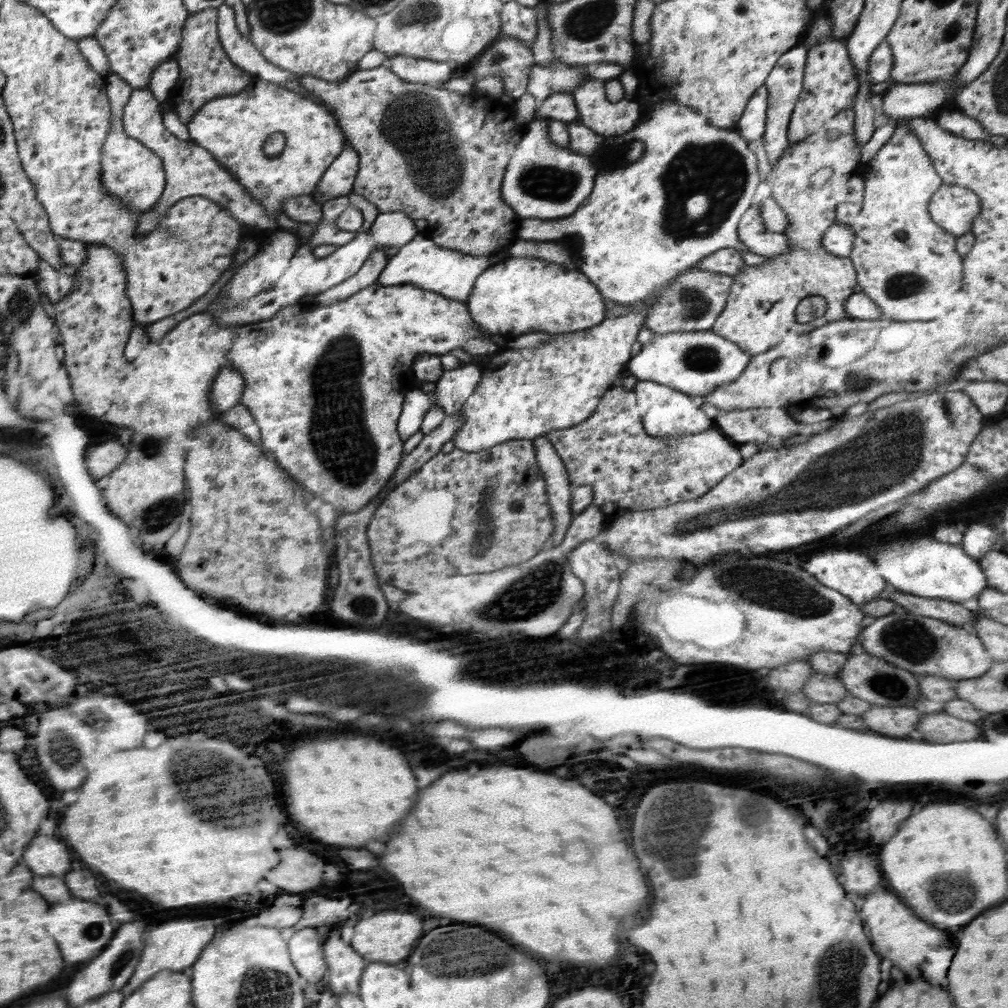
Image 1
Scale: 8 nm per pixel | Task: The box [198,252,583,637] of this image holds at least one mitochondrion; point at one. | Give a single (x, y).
(344, 448)

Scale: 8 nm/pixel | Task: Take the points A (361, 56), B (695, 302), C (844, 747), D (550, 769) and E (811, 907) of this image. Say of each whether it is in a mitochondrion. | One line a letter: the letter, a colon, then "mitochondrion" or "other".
A: other
B: mitochondrion
C: other
D: other
E: other

